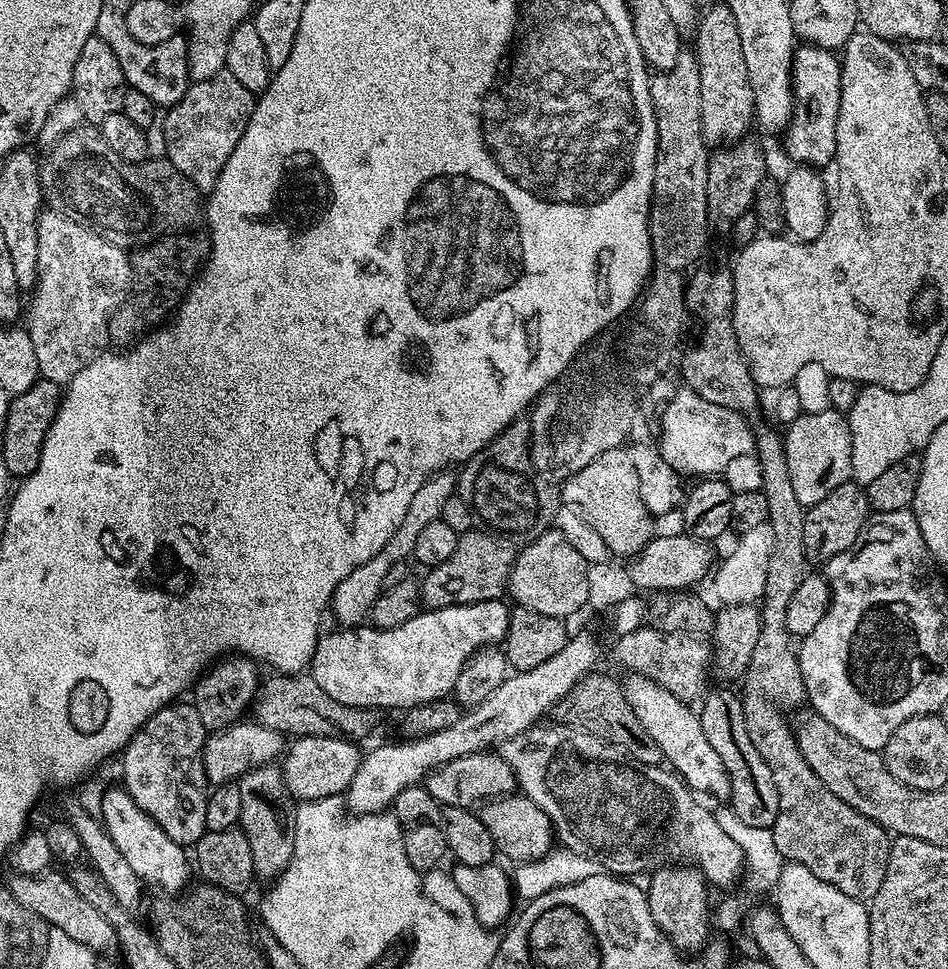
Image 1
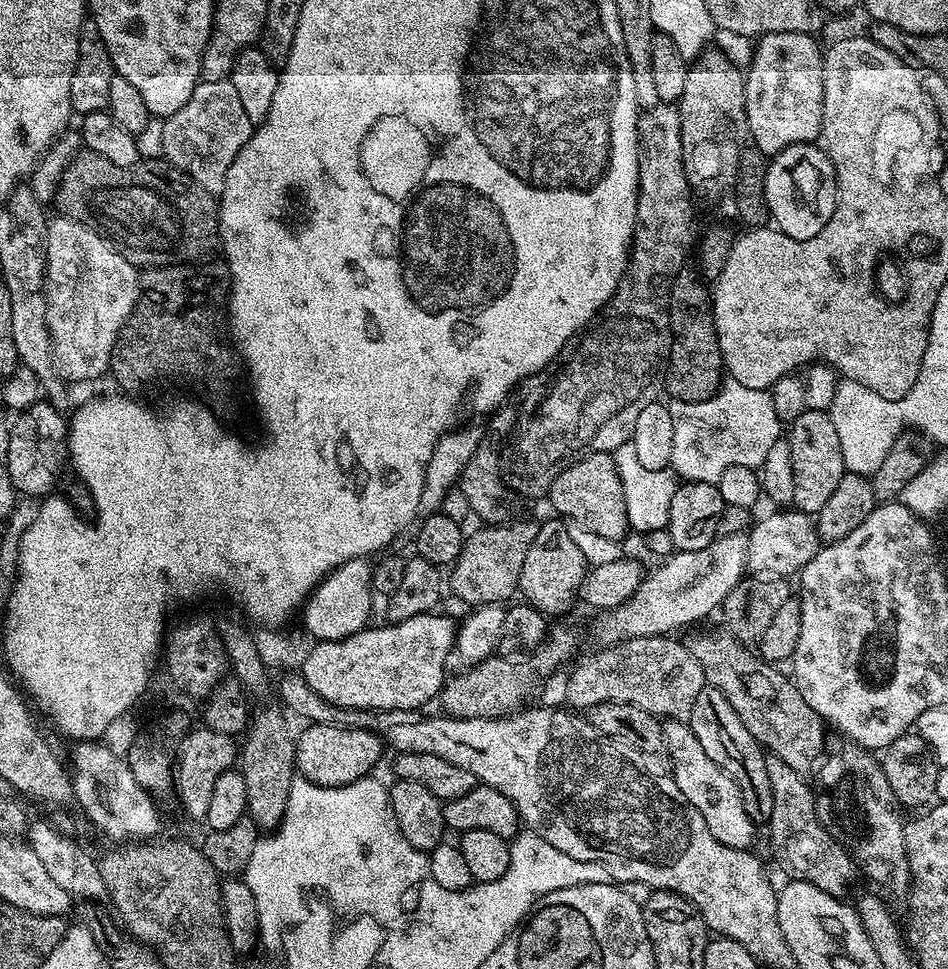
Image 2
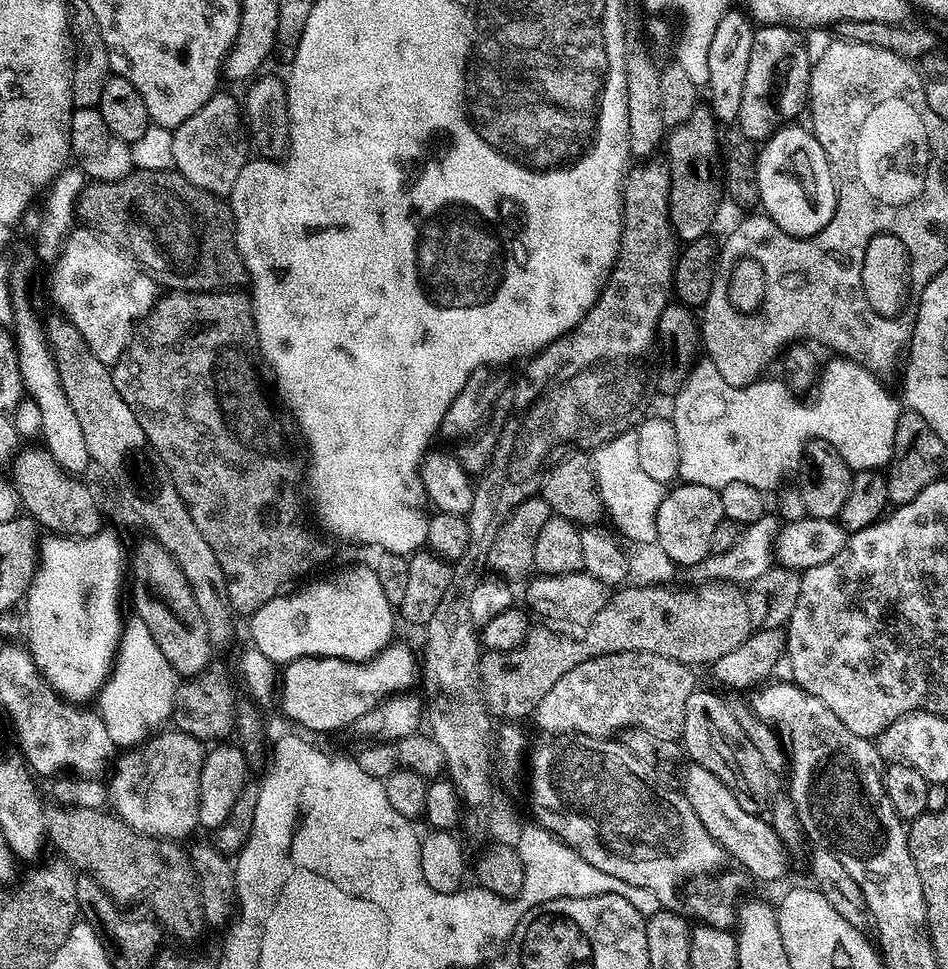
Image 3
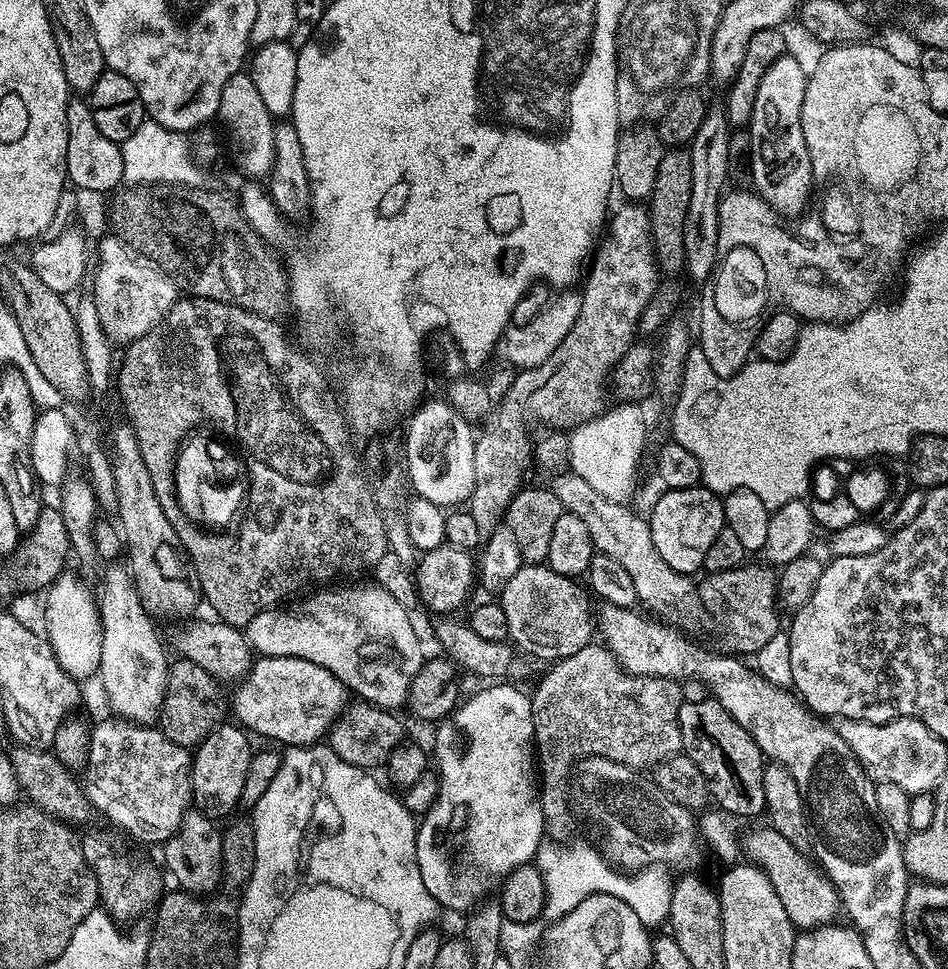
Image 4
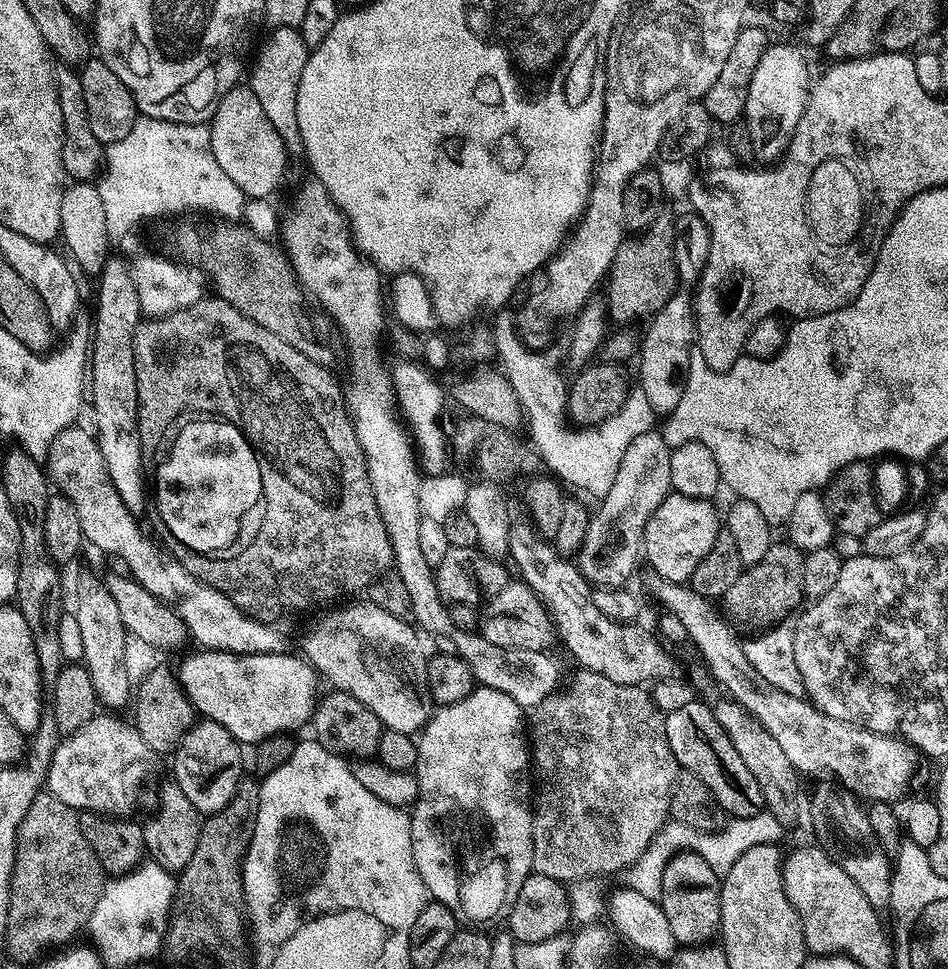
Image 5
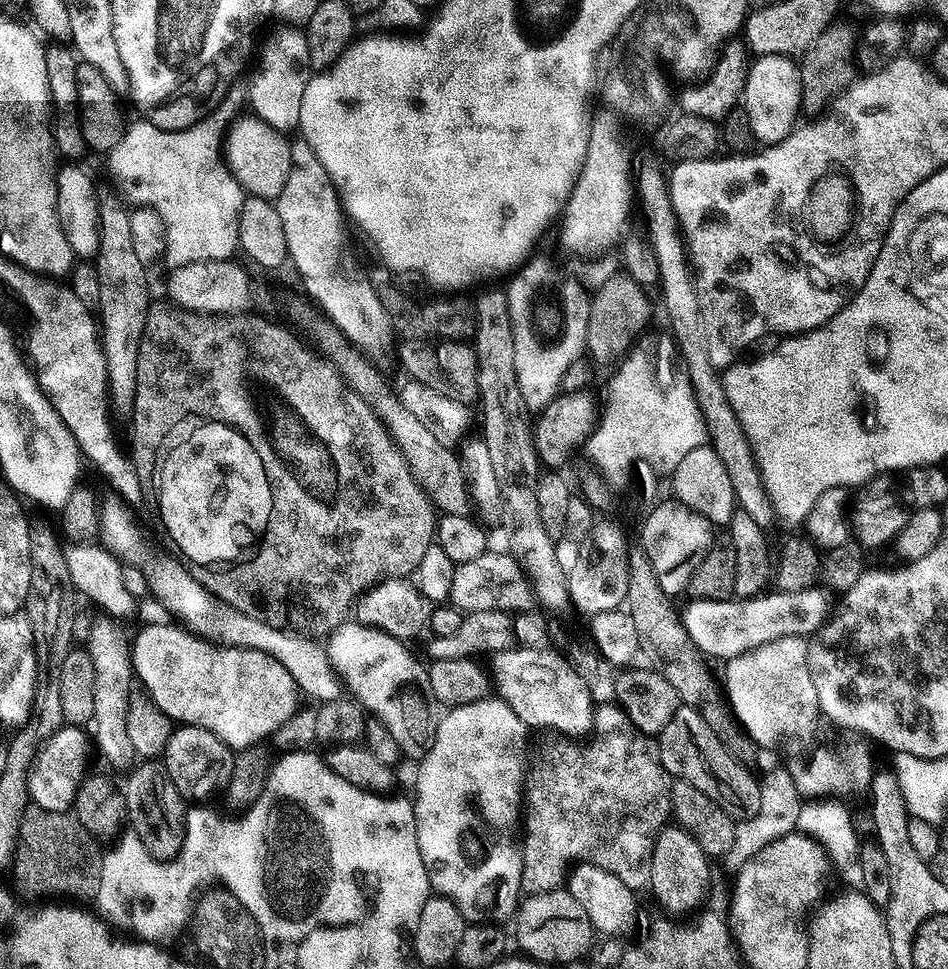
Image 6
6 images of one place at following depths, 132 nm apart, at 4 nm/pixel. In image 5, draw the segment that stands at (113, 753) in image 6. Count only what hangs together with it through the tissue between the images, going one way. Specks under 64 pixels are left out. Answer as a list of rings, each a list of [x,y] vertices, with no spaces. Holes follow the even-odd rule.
[[[84,576],[80,580],[80,585],[76,588],[76,612],[74,612],[74,619],[78,622],[78,630],[82,633],[82,654],[84,655],[82,664],[84,667],[87,668],[90,679],[92,683],[94,684],[94,690],[96,691],[97,698],[99,700],[99,703],[103,705],[105,709],[108,710],[116,710],[112,708],[124,708],[126,709],[129,707],[130,701],[133,699],[134,696],[134,680],[131,680],[130,677],[128,677],[128,660],[126,657],[124,657],[124,651],[128,648],[128,642],[130,643],[130,635],[127,631],[127,629],[124,628],[122,624],[121,615],[118,614],[118,607],[117,603],[114,602],[114,597],[112,594],[110,594],[107,590],[107,586],[105,584],[105,581],[100,578],[96,578],[94,576]]]

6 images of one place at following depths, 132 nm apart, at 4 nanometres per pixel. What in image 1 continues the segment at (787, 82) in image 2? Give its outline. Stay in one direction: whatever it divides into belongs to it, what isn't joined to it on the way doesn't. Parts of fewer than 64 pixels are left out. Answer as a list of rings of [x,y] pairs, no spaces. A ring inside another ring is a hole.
[[[805,43],[792,57],[792,120],[782,133],[784,152],[796,166],[824,170],[836,158],[838,110],[842,102],[842,60],[835,51]]]

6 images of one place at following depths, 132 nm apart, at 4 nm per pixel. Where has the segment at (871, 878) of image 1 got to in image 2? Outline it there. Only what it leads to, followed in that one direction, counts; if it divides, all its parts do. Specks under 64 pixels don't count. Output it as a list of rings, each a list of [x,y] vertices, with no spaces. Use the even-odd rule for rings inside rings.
[[[765,755],[764,761],[766,762],[766,778],[770,778],[770,790],[774,794],[774,810],[768,819],[766,831],[772,835],[772,856],[776,859],[777,866],[785,872],[785,877],[793,880],[805,880],[810,886],[818,886],[818,890],[822,890],[826,894],[843,897],[848,883],[858,876],[856,861],[846,851],[844,845],[838,843],[820,825],[820,820],[816,817],[818,800],[817,797],[812,797],[812,792],[808,789],[807,782],[804,781],[807,779],[801,773],[790,770],[790,766],[786,766],[786,762],[782,762],[777,756]]]

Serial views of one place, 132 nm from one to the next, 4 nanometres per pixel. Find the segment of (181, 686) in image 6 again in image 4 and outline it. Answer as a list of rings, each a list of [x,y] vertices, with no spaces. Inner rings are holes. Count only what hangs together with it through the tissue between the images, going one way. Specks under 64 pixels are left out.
[[[289,656],[257,659],[235,687],[236,701],[232,704],[235,719],[249,733],[257,732],[283,746],[311,746],[323,741],[350,700],[348,689],[330,670]]]

